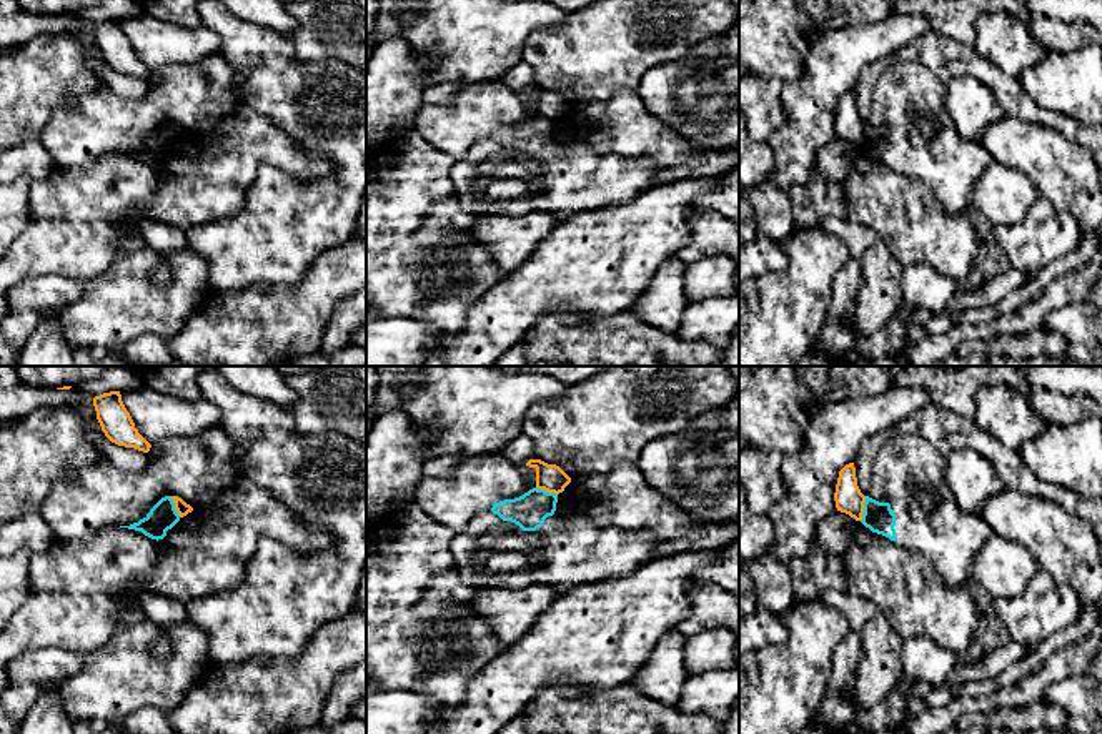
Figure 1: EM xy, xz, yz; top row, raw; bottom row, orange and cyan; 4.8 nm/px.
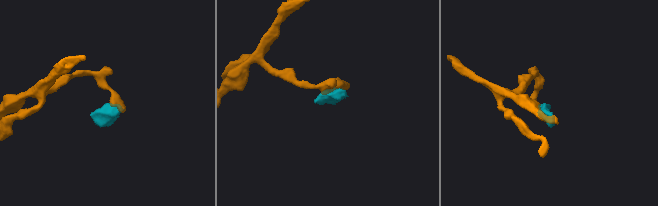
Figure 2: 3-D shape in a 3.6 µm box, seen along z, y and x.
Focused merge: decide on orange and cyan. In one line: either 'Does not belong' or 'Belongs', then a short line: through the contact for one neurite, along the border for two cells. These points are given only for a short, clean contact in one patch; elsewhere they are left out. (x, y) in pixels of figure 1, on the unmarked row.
Does not belong. Line: yz (866, 123), (859, 147)

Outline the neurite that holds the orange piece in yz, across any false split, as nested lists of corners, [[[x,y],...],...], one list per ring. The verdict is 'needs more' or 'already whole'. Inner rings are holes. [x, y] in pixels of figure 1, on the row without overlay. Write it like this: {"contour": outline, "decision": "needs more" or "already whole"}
{"contour": [[[854,90],[846,92],[839,98],[834,128],[837,138],[849,141],[856,148],[862,146],[866,123],[861,120],[857,113]]], "decision": "already whole"}

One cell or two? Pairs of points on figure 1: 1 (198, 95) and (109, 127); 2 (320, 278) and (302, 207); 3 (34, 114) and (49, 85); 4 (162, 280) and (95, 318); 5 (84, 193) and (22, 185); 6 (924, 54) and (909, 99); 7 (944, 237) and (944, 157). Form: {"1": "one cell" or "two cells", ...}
{"1": "one cell", "2": "two cells", "3": "one cell", "4": "two cells", "5": "two cells", "6": "two cells", "7": "two cells"}

